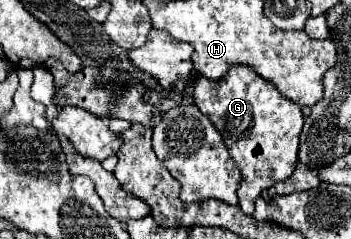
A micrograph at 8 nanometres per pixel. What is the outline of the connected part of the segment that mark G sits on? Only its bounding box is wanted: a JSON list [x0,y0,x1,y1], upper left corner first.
[194,65,304,215]

